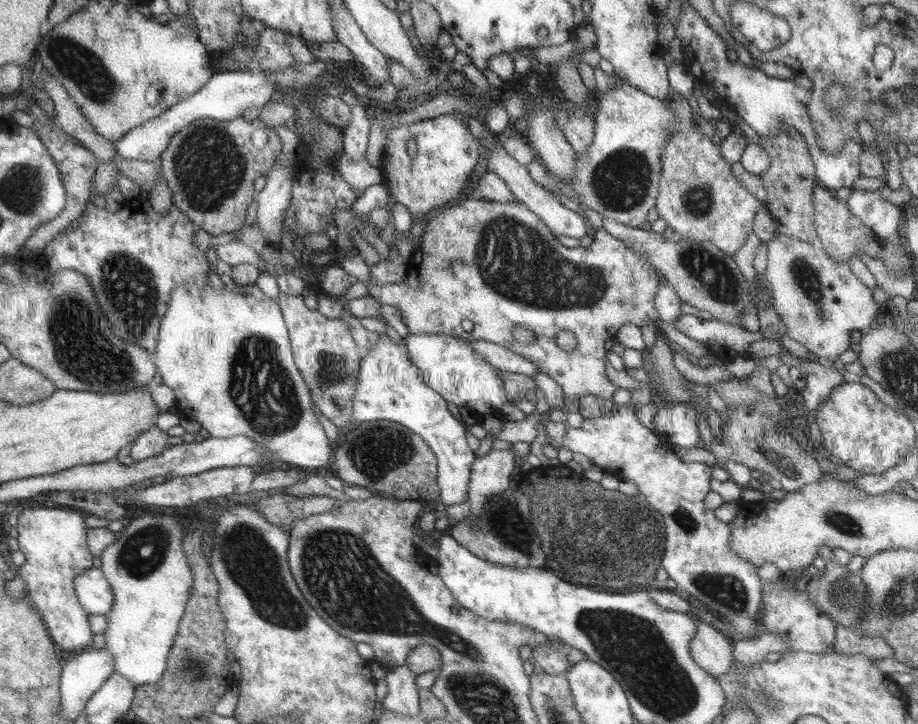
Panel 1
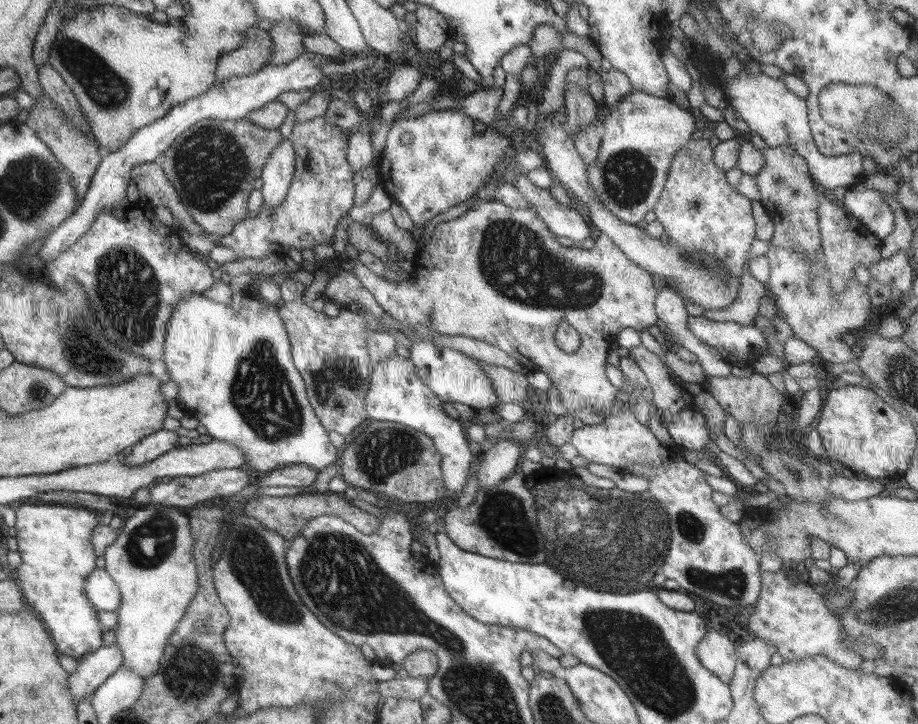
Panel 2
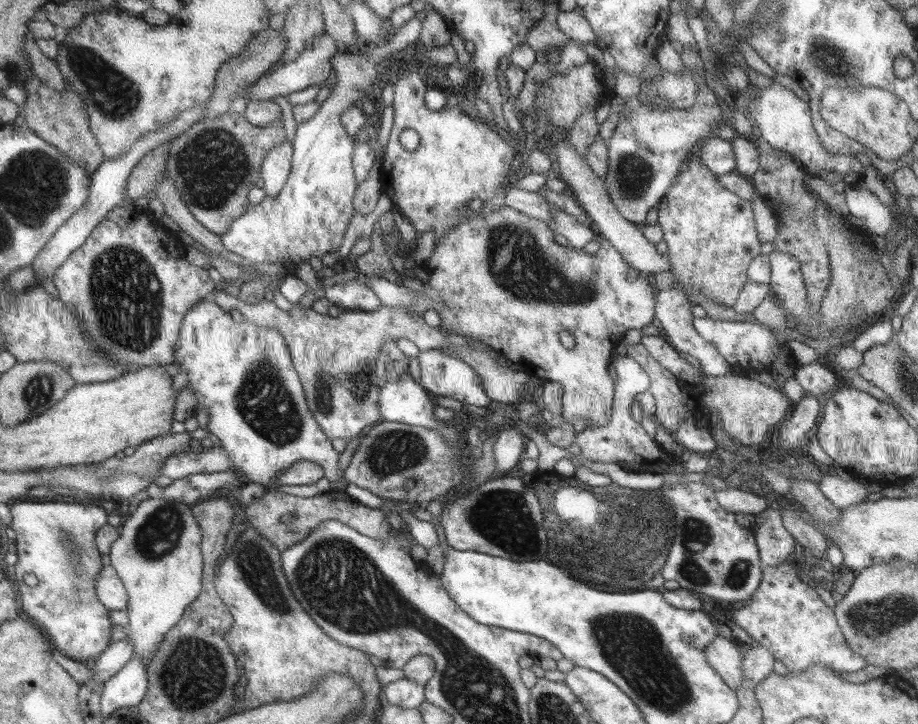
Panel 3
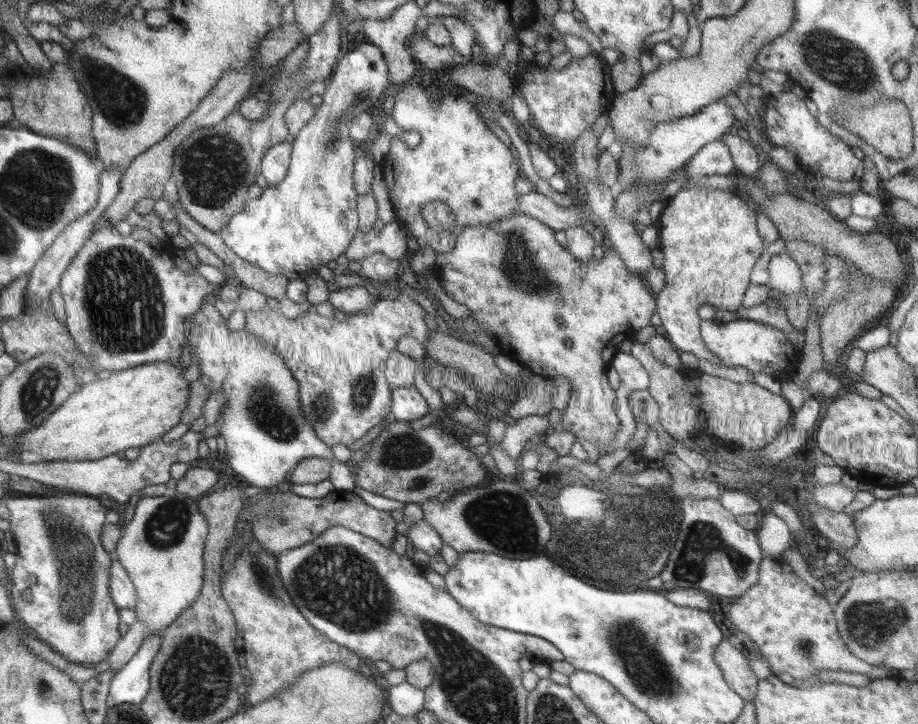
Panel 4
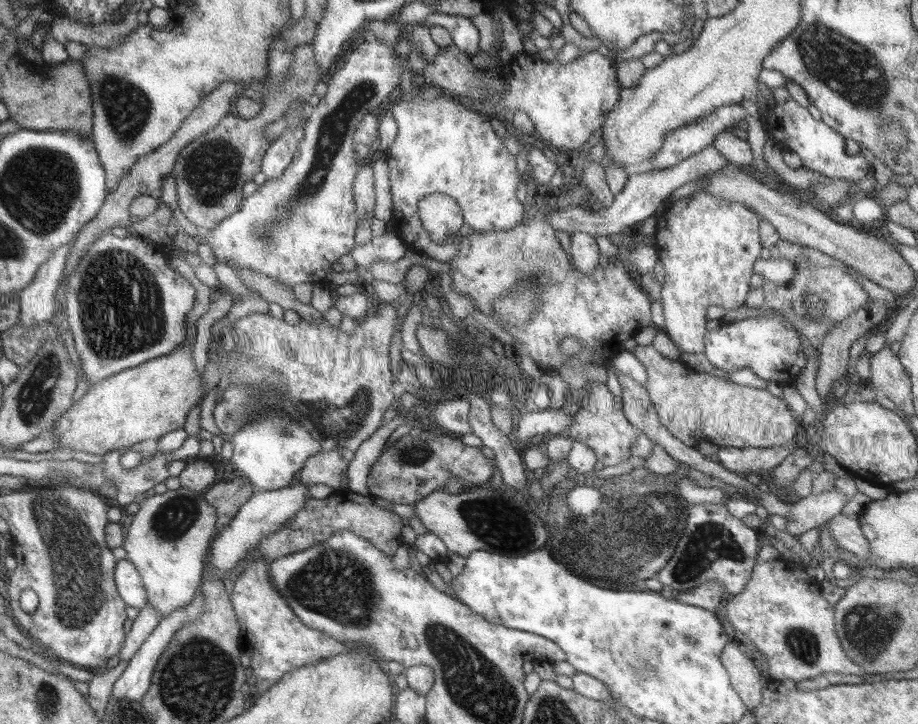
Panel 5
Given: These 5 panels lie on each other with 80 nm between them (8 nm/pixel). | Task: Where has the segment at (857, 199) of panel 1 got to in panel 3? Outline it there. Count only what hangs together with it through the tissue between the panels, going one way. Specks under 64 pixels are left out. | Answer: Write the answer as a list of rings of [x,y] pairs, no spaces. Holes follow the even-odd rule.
[[[847,186],[844,194],[850,215],[866,222],[868,232],[885,236],[894,221],[894,212],[887,203],[861,186]]]

